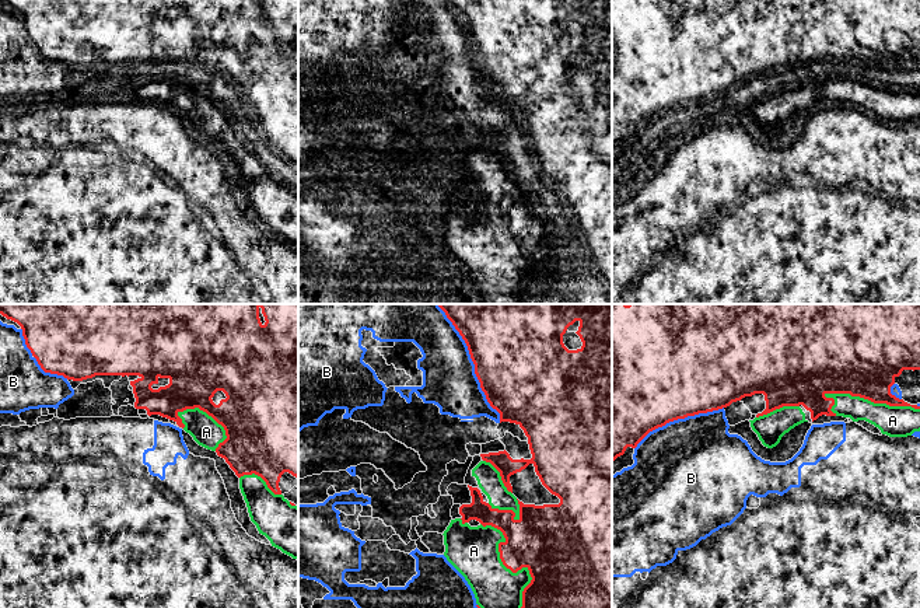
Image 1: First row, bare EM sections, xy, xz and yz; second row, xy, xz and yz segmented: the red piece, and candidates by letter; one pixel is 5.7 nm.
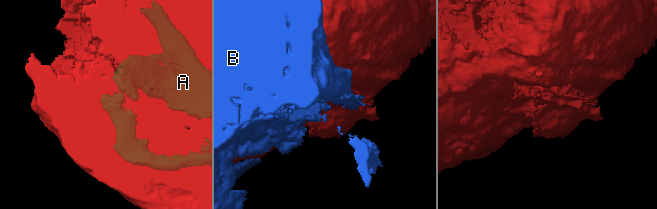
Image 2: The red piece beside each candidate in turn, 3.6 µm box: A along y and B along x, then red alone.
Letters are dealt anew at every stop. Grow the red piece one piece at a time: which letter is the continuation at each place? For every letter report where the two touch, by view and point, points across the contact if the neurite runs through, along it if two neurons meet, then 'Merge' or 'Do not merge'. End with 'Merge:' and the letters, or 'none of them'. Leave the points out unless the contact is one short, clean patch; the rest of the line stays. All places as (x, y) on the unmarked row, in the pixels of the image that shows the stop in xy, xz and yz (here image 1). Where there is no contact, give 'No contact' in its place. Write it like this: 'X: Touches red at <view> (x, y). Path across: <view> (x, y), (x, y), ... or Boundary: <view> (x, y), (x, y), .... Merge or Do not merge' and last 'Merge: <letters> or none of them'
A: Touches red at xz (513, 258). Do not merge
B: Touches red at xz (475, 55). Do not merge
Merge: none of them

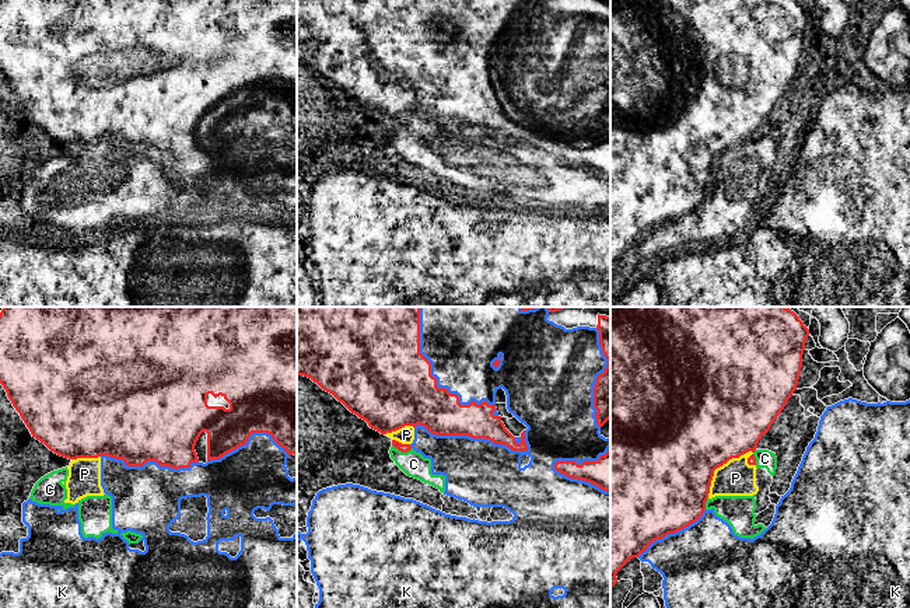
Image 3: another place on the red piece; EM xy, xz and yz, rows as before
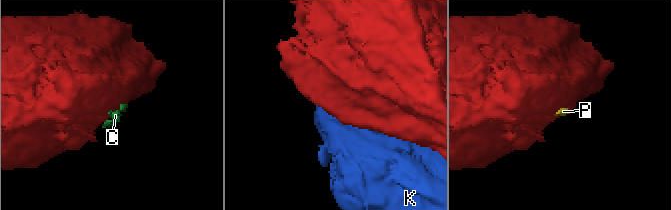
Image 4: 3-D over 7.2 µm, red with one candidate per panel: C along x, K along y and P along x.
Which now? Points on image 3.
C: Touches red at xz (402, 137). Do not merge
K: Touches red at xz (436, 67). Do not merge
P: Touches red at yz (718, 153). Do not merge
Merge: none of them

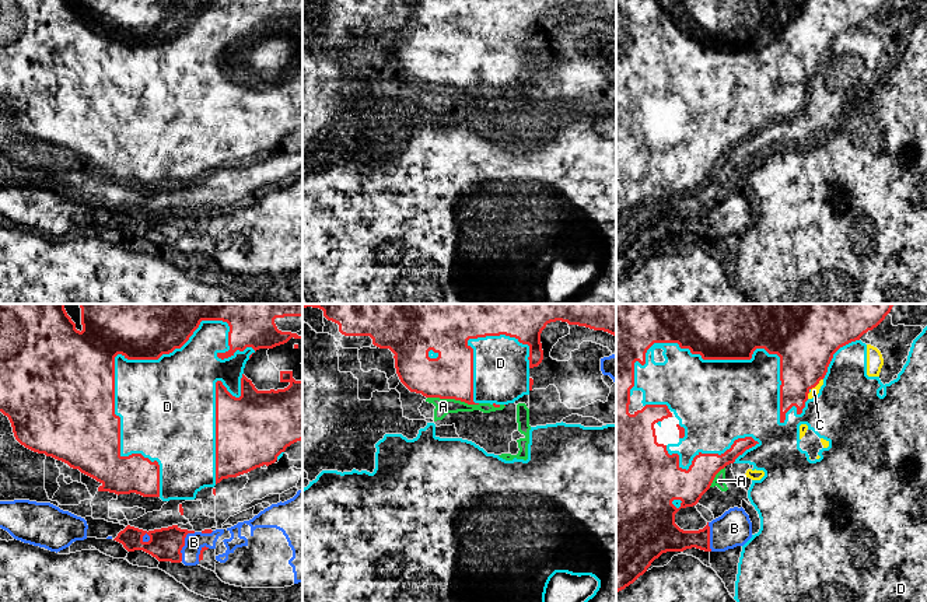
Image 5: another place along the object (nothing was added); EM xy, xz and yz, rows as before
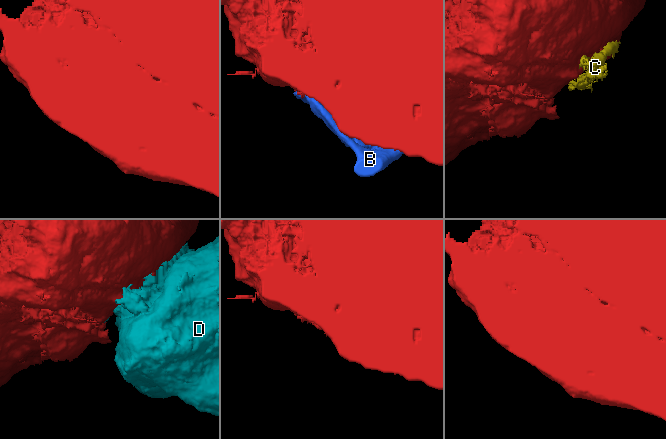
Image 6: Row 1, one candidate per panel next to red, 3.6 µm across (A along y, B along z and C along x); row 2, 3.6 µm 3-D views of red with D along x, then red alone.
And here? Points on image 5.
A: Touches red at xz (454, 84). Do not merge
B: Touches red at xy (184, 230). Do not merge
C: Touches red at yz (817, 70). Do not merge
D: Touches red at xy (114, 70). Do not merge
Merge: none of them

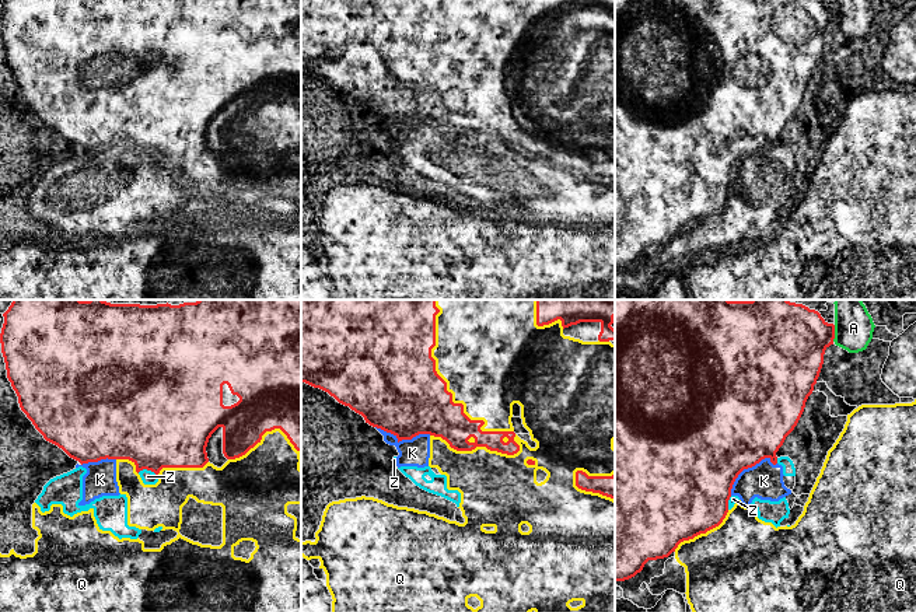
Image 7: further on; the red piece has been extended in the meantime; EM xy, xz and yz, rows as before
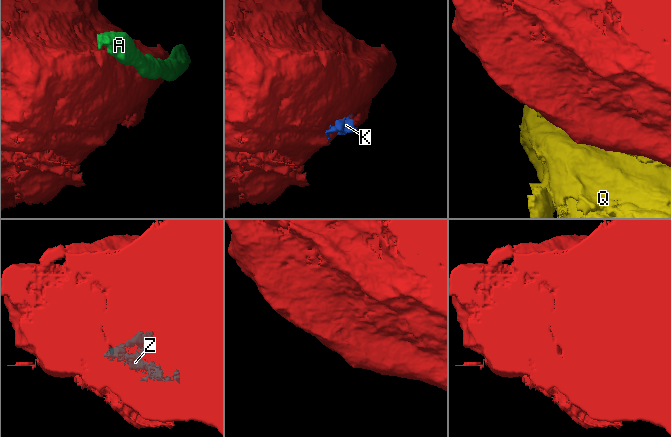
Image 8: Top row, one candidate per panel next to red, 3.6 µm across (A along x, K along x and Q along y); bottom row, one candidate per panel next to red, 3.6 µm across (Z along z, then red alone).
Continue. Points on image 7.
A: Touches red at yz (834, 20). Boundary: yz (835, 11), (835, 24), (832, 27). Do not merge
K: Touches red at yz (747, 154). Do not merge
Q: Touches red at xz (451, 81). Do not merge
Z: Touches red at xy (147, 156). Do not merge
Merge: none of them

